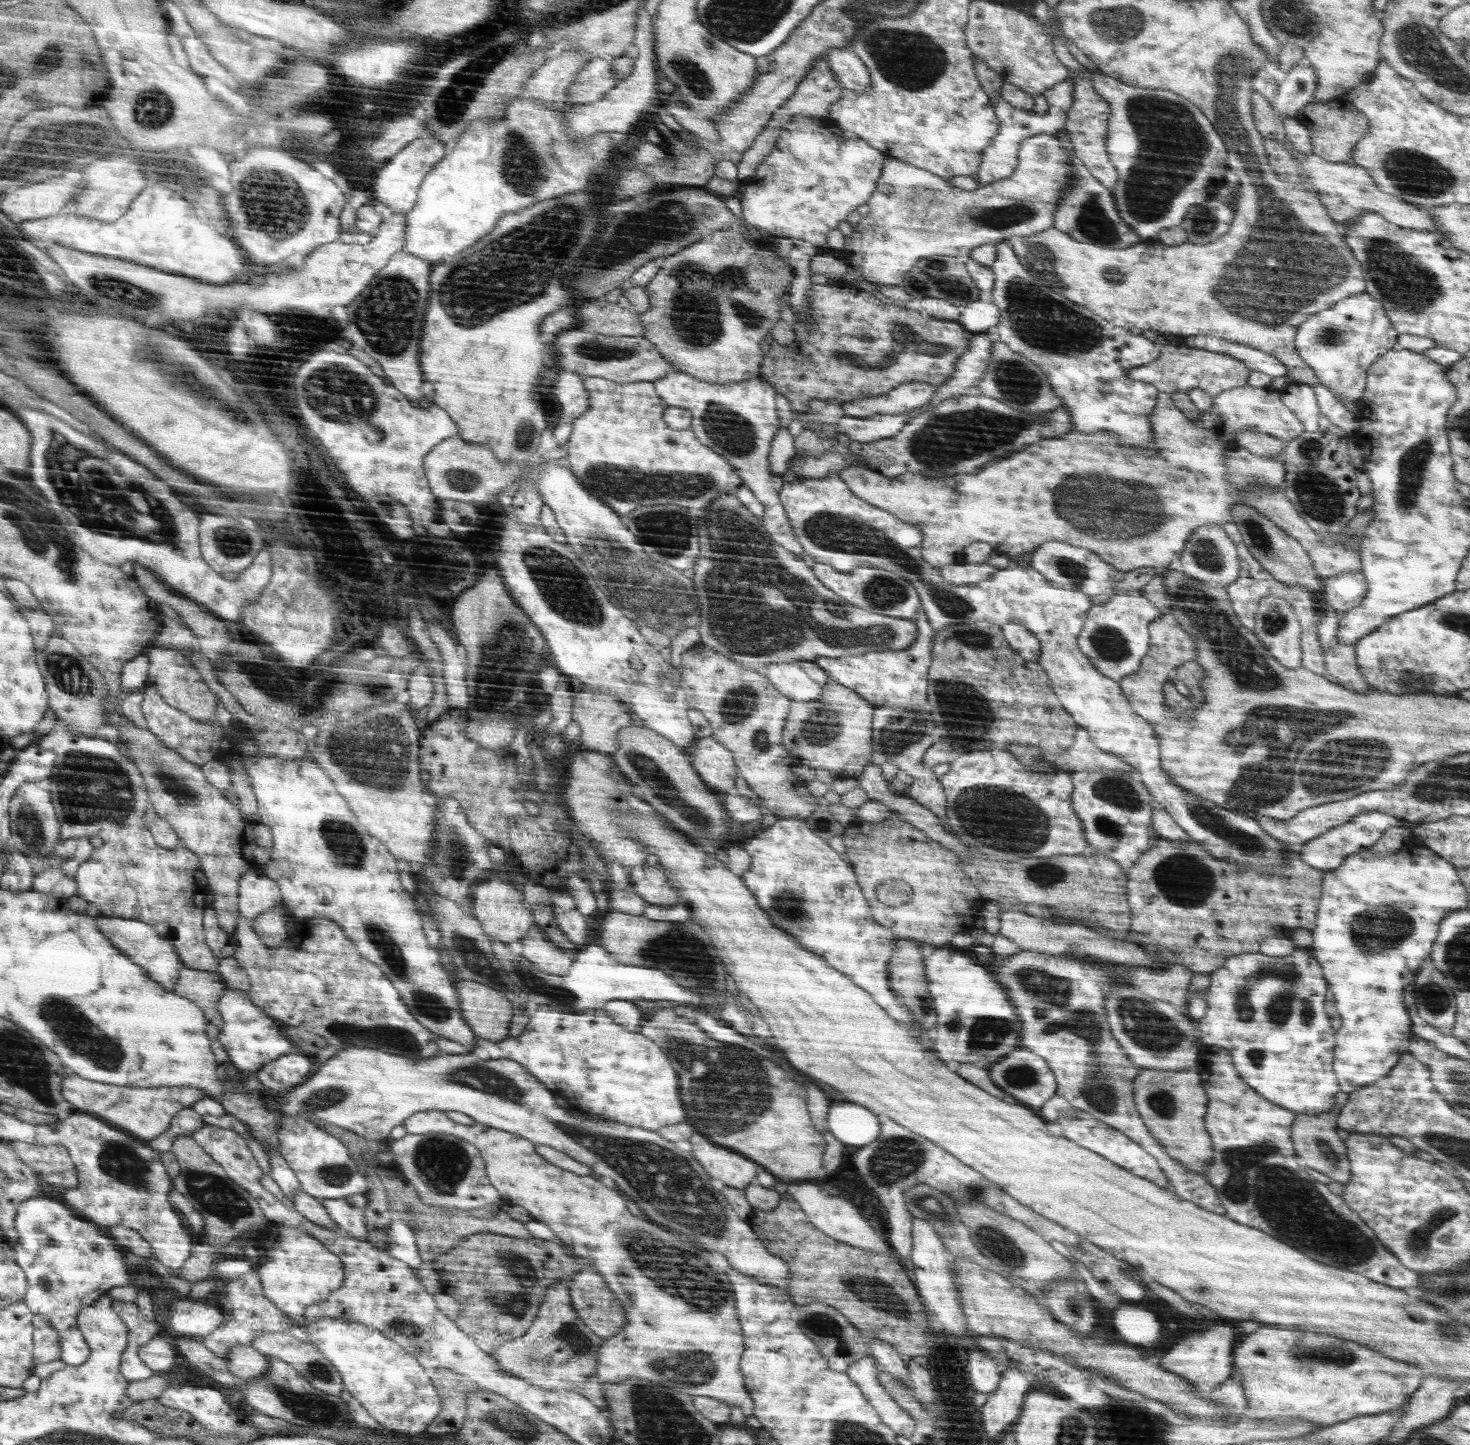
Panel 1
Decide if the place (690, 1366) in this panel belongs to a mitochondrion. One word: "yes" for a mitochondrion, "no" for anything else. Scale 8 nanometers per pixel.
yes

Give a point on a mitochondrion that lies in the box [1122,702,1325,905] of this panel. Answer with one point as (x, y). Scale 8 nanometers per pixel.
(1246, 843)

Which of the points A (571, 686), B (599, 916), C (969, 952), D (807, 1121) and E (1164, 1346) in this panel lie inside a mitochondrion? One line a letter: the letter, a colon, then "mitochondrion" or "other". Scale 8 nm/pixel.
A: other
B: other
C: other
D: other
E: other

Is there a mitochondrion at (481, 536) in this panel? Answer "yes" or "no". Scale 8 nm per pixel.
no

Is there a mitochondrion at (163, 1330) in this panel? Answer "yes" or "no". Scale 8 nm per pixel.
no

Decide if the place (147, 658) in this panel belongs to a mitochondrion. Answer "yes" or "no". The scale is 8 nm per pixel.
no

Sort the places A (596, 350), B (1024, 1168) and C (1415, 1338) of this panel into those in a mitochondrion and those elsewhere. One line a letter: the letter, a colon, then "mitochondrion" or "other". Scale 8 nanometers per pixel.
A: mitochondrion
B: other
C: other

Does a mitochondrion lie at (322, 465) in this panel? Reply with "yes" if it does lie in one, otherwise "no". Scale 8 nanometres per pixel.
no

